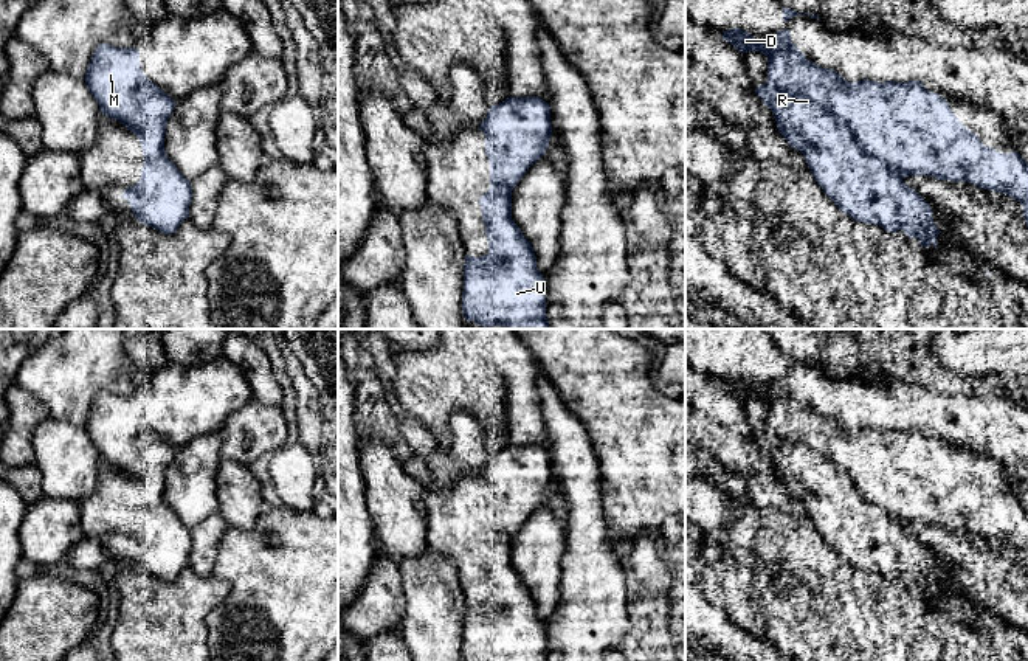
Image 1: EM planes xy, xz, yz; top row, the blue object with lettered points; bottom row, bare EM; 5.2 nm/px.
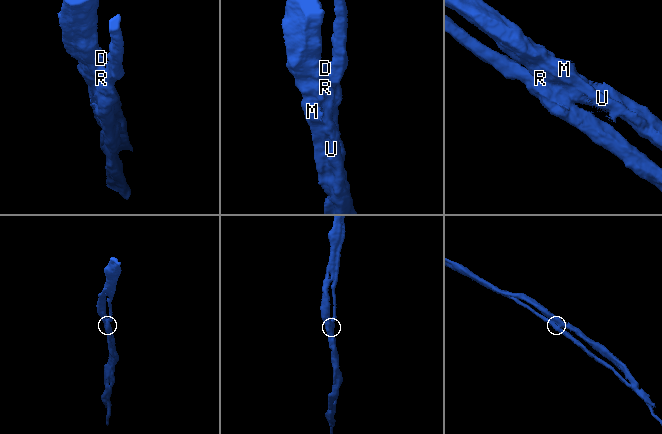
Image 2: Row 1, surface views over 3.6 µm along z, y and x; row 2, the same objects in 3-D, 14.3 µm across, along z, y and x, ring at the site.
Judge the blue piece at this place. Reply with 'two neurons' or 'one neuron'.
one neuron

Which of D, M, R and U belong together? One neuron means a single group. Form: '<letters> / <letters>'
D M R U

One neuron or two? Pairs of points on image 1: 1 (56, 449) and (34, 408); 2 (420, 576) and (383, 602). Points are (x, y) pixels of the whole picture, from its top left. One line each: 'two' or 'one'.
1: two
2: two

